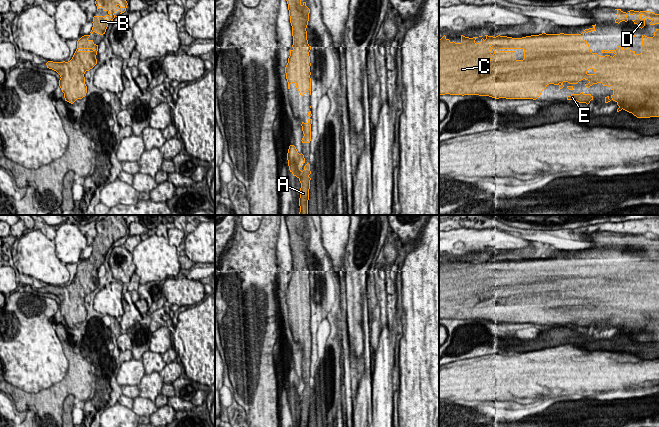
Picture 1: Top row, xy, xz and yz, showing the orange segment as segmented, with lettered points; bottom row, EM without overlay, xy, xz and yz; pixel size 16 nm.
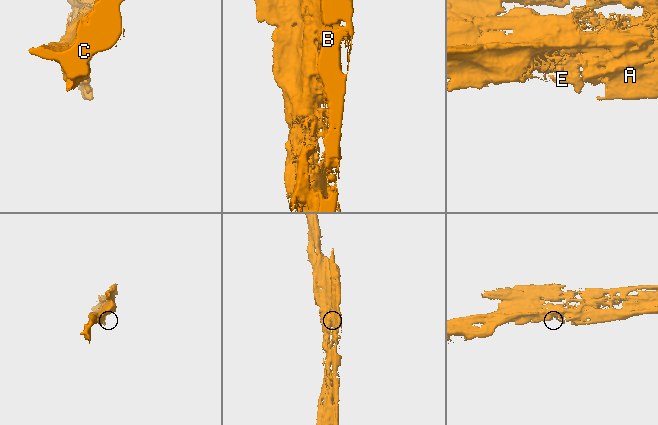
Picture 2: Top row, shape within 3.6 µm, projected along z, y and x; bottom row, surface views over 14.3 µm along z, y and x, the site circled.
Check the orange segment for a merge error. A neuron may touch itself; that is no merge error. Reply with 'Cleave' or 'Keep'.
Keep

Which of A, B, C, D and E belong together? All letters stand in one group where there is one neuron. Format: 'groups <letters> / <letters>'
groups A B C D E

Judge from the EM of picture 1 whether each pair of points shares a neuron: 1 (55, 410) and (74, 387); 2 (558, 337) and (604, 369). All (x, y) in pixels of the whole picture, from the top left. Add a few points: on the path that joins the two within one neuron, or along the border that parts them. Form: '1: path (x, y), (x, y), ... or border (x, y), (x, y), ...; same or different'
1: path (55, 403), (67, 389); same
2: border (544, 348), (576, 344), (584, 346), (589, 351); different

